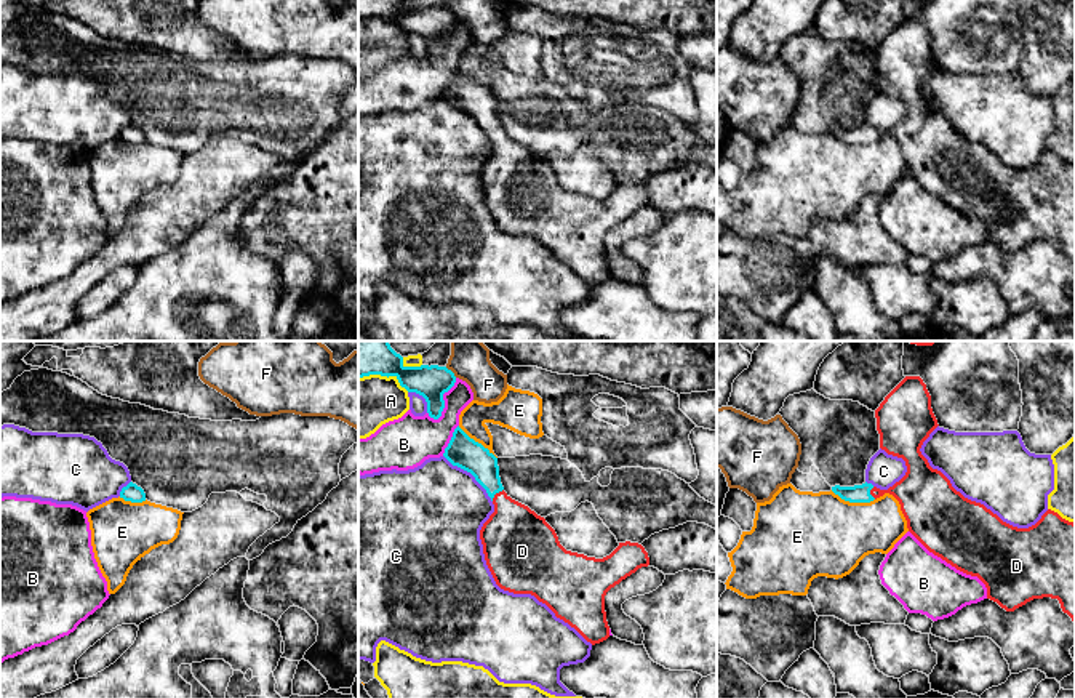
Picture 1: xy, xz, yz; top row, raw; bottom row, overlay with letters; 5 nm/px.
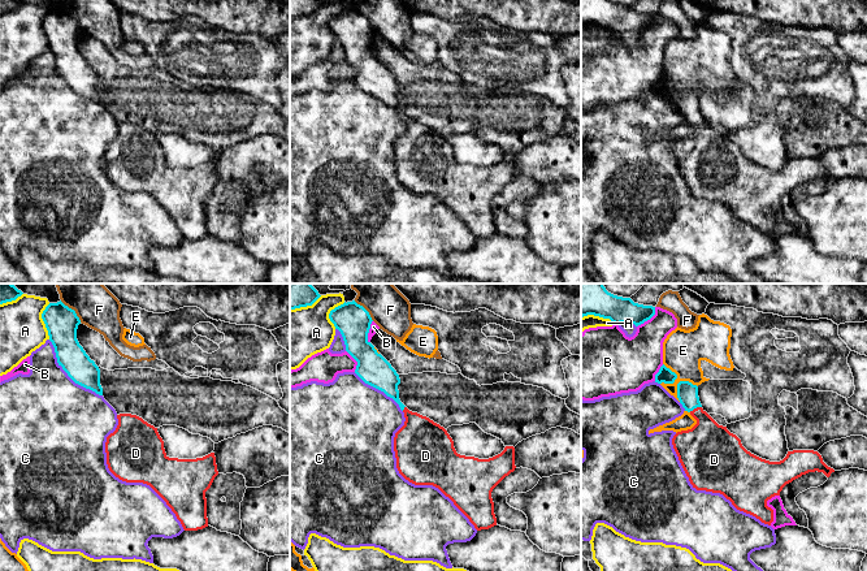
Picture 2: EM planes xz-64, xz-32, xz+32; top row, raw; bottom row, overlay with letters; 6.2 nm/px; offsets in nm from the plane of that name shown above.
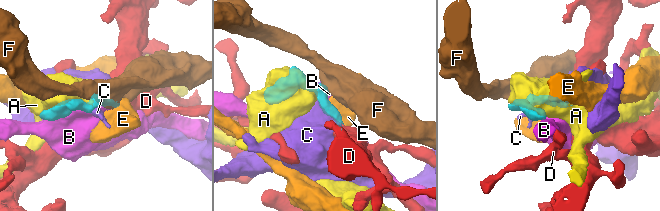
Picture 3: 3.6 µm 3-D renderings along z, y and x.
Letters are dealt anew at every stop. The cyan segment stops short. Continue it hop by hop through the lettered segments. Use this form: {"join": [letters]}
{"join": ["D"]}

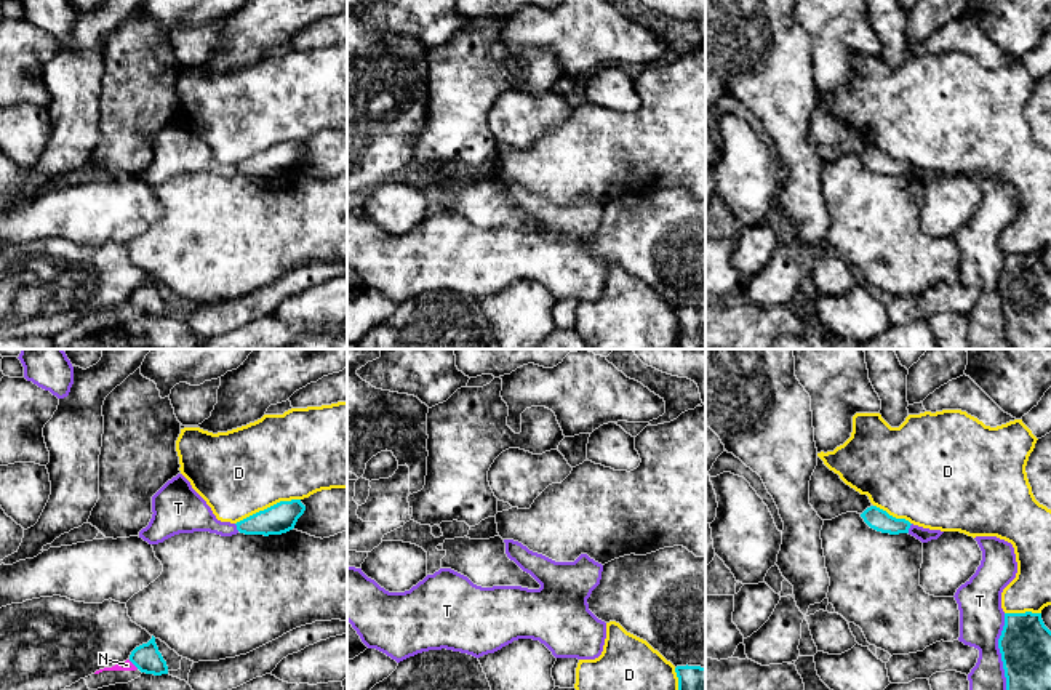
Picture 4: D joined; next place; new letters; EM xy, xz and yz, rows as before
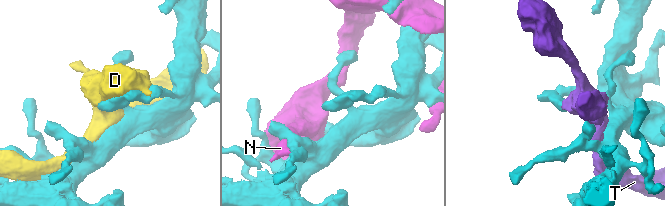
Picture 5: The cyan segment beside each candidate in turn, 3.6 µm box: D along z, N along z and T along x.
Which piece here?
{"join": []}

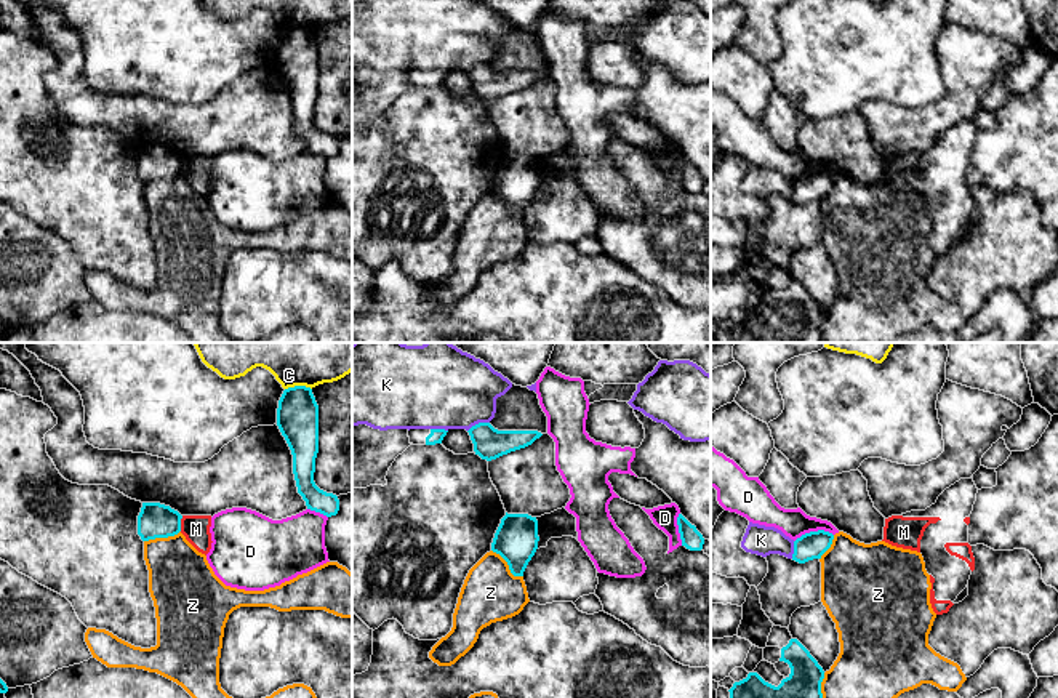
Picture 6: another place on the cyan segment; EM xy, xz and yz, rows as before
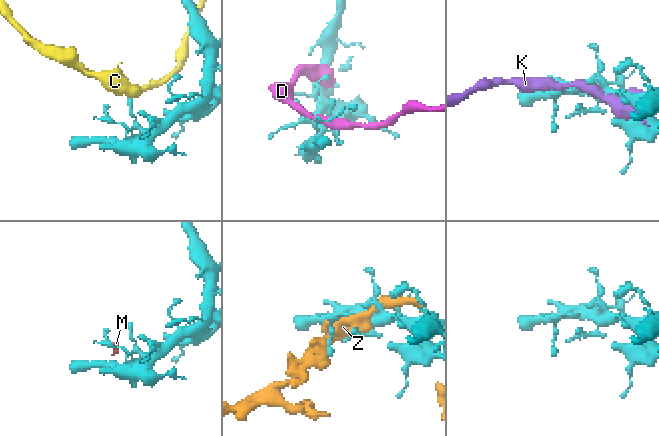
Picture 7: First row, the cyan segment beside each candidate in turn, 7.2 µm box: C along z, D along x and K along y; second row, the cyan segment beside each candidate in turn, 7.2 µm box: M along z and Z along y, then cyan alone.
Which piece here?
{"join": []}

